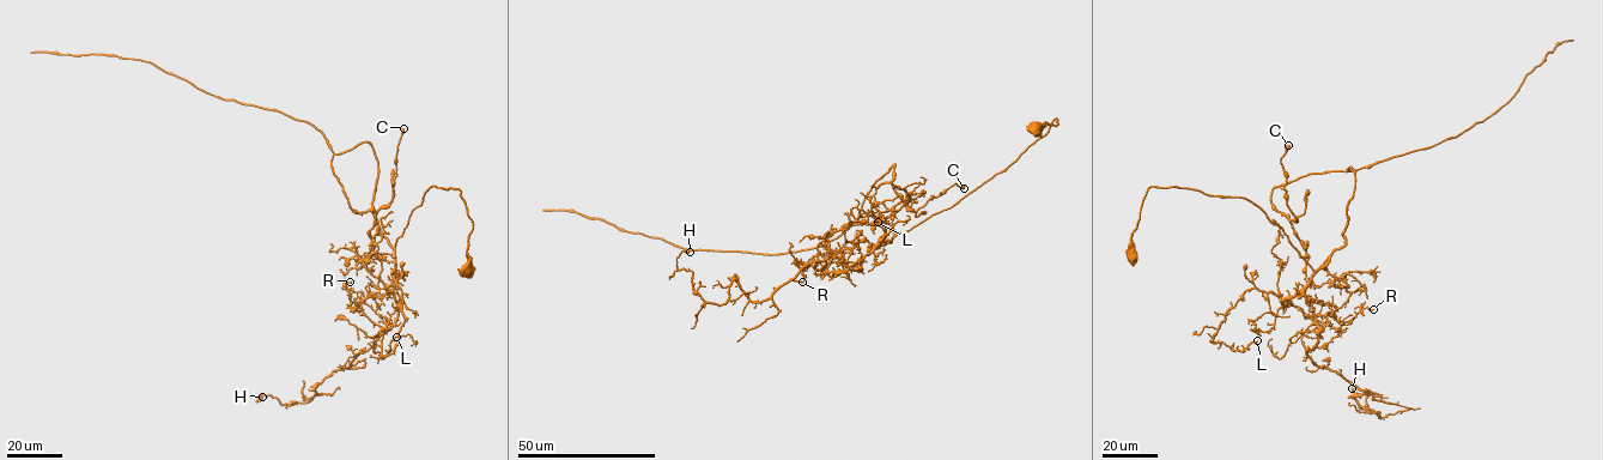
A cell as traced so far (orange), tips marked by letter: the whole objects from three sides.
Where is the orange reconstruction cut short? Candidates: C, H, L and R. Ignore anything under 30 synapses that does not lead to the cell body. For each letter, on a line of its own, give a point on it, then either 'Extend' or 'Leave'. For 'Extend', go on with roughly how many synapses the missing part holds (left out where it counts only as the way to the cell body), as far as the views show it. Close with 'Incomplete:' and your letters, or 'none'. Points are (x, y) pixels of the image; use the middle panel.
C: Place: (964, 188). Leave
H: Place: (690, 252). Leave
L: Place: (878, 222). Leave
R: Place: (802, 282). Leave
Incomplete: none

